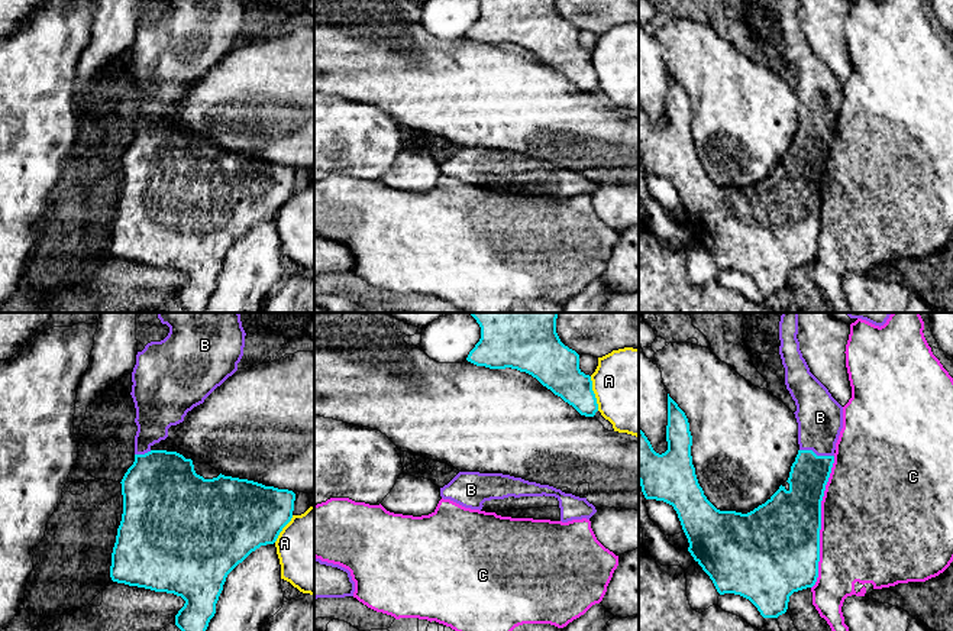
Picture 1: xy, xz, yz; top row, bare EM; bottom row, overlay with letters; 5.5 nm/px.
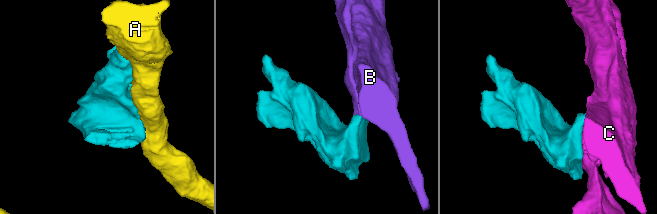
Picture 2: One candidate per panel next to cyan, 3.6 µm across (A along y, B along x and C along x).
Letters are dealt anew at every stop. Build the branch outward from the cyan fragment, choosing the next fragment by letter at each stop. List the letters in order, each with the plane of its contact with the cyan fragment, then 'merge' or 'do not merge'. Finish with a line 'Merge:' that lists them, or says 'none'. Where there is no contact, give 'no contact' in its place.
A: contact in xz; do not merge
B: contact in yz; merge
C: contact in yz; do not merge
Merge: B

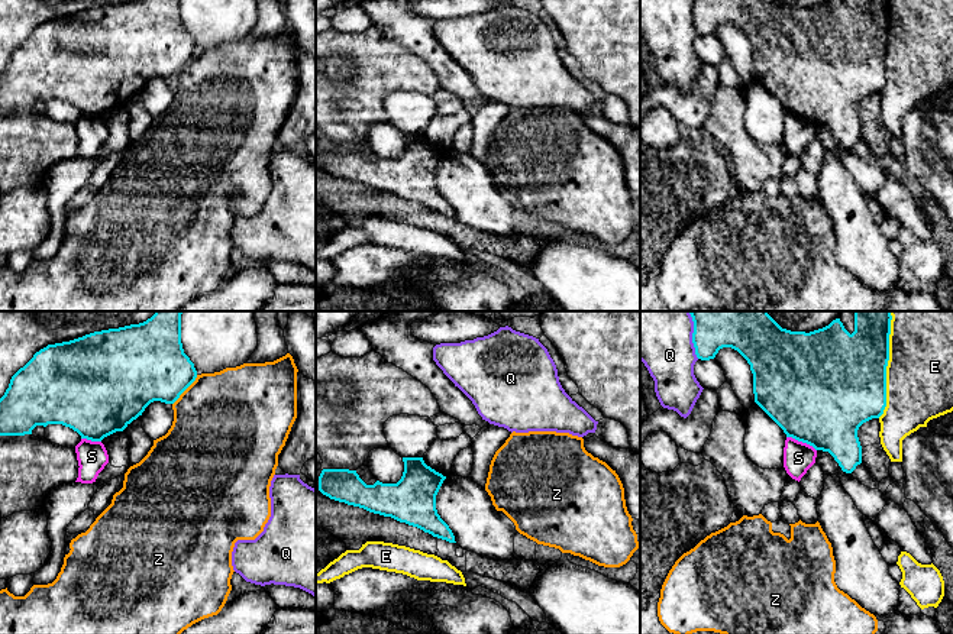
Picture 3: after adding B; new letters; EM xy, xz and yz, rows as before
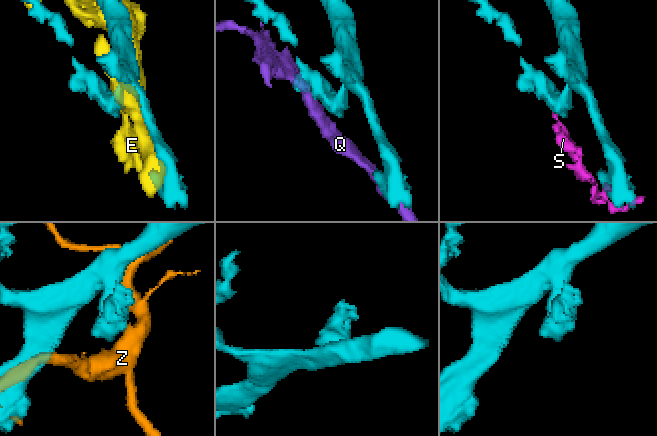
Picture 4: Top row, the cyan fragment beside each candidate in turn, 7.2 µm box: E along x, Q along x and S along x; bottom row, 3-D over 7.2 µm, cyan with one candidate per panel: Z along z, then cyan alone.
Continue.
E: contact in yz; do not merge
Q: contact in yz; do not merge
S: contact in yz; do not merge
Z: contact in xy; do not merge
Merge: none

